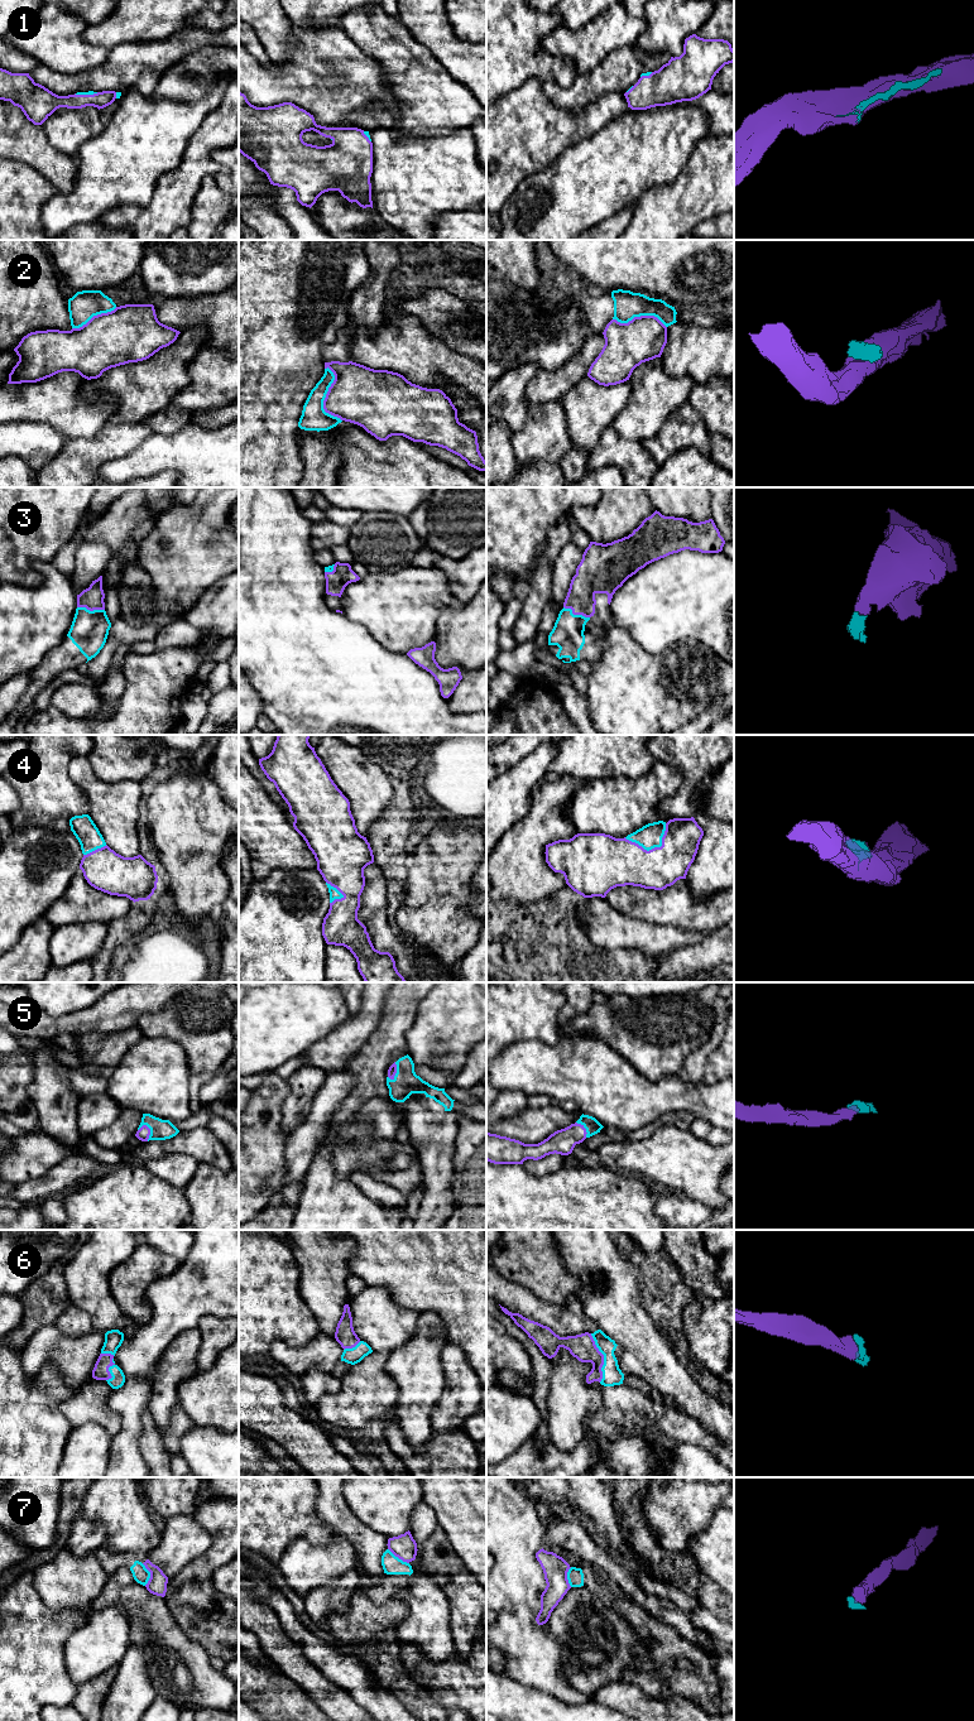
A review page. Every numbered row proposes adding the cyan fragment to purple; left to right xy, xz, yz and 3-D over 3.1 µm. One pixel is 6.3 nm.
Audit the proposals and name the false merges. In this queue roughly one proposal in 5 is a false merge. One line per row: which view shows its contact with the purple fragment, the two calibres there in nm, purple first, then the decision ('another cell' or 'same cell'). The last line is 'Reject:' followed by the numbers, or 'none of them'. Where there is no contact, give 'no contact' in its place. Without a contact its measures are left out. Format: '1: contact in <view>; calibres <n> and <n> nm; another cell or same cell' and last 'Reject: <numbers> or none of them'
1: contact in xy; calibres 140 and 30 nm; same cell
2: contact in xz; calibres 360 and 160 nm; another cell
3: contact in yz; calibres 200 and 200 nm; same cell
4: contact in yz; calibres 300 and 160 nm; same cell
5: contact in xy; calibres 80 and 130 nm; same cell
6: contact in yz; calibres 160 and 130 nm; same cell
7: contact in xy; calibres 130 and 100 nm; another cell
Reject: 2, 7

